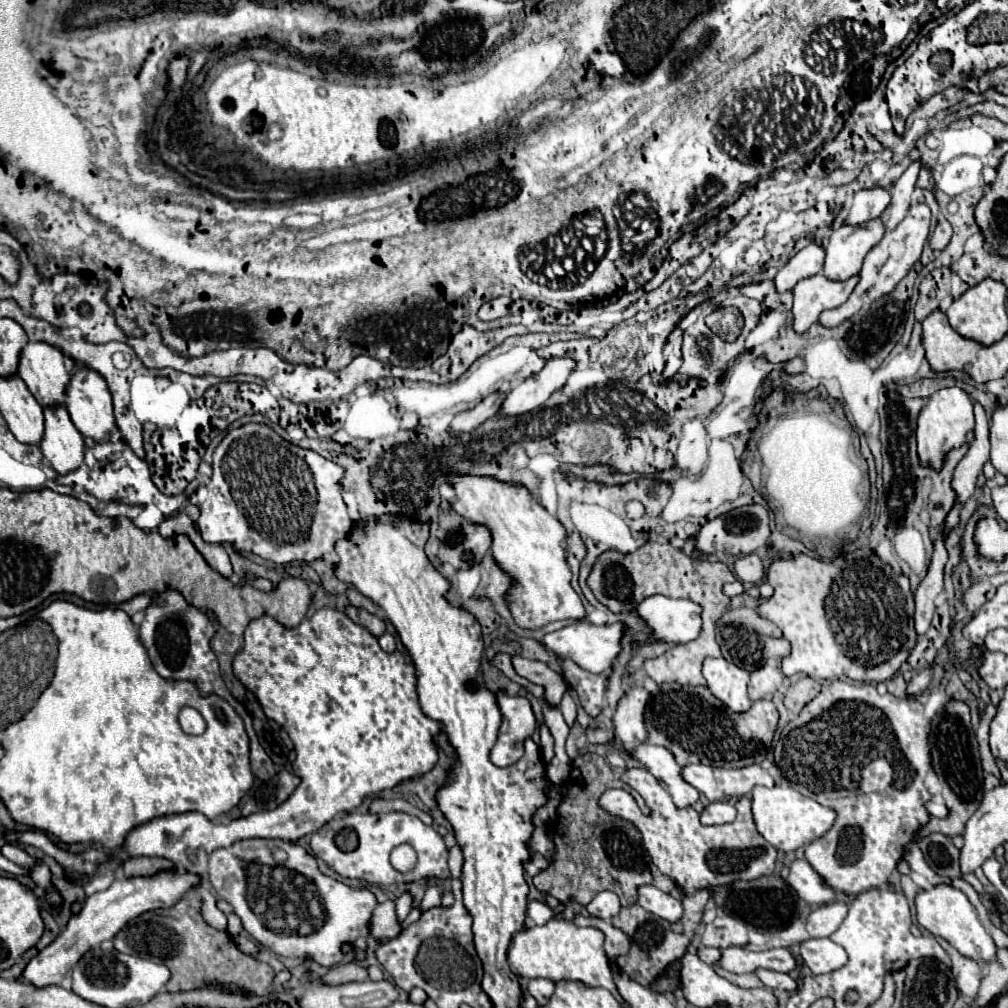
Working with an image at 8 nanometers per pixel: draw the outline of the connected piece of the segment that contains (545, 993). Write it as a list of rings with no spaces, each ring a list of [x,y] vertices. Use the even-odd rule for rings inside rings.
[[[529,979],[527,981],[527,989],[529,993],[537,999],[539,1005],[547,1003],[547,999],[553,995],[553,989],[555,989],[555,983],[551,979]]]

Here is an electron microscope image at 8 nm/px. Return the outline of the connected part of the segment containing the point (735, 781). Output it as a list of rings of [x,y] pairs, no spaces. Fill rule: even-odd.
[[[685,765],[681,777],[703,793],[709,801],[723,801],[729,797],[743,797],[755,785],[771,787],[773,777],[759,765],[741,769],[717,769],[707,765]]]

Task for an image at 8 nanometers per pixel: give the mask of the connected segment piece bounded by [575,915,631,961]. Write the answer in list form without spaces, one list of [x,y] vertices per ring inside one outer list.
[[[577,915],[575,917],[575,925],[589,925],[589,927],[595,927],[595,929],[601,929],[605,933],[605,951],[607,951],[607,957],[611,961],[615,961],[619,955],[627,955],[629,949],[631,949],[631,943],[629,943],[629,937],[613,927],[611,923],[607,923],[605,919],[595,919],[595,917],[581,917]]]

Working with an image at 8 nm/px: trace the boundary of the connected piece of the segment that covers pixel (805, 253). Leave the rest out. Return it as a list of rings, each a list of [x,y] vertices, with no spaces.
[[[815,243],[807,245],[777,273],[777,277],[775,277],[777,291],[793,289],[801,279],[821,273],[823,271],[823,261],[825,261],[823,247],[819,247]]]

